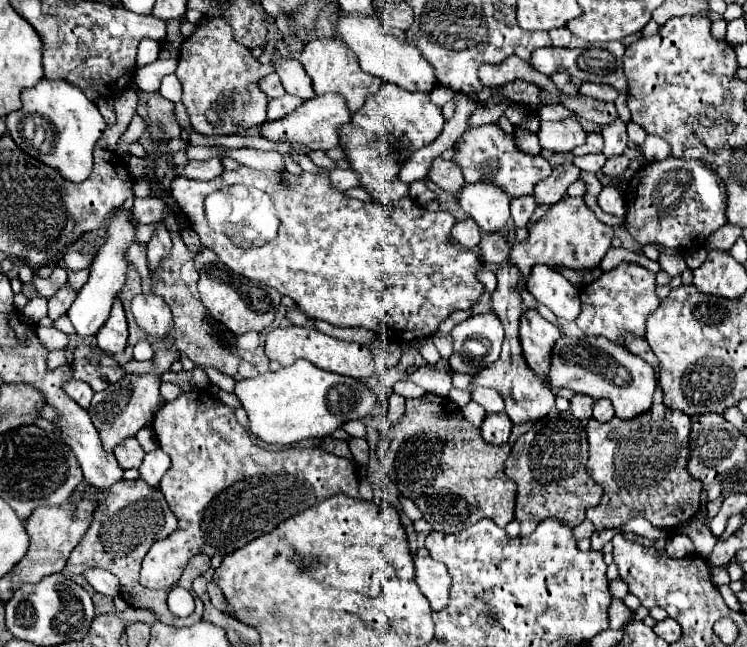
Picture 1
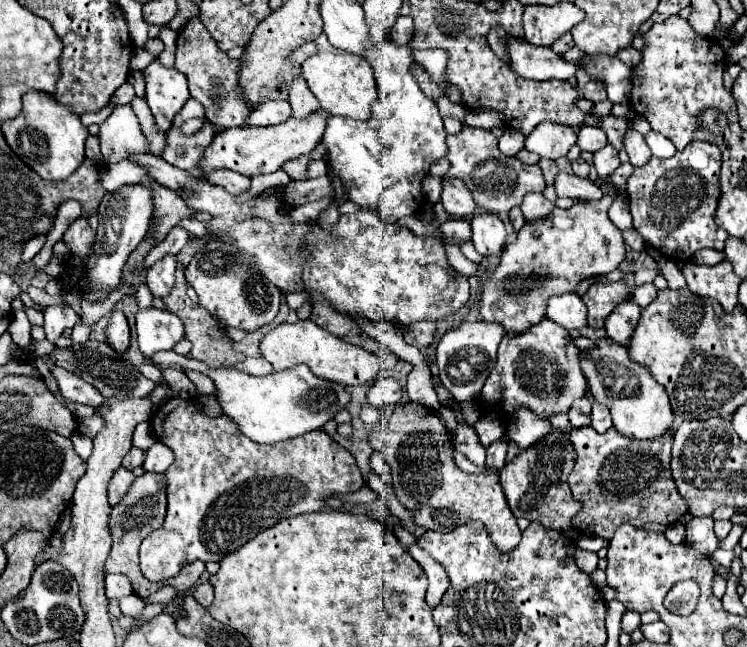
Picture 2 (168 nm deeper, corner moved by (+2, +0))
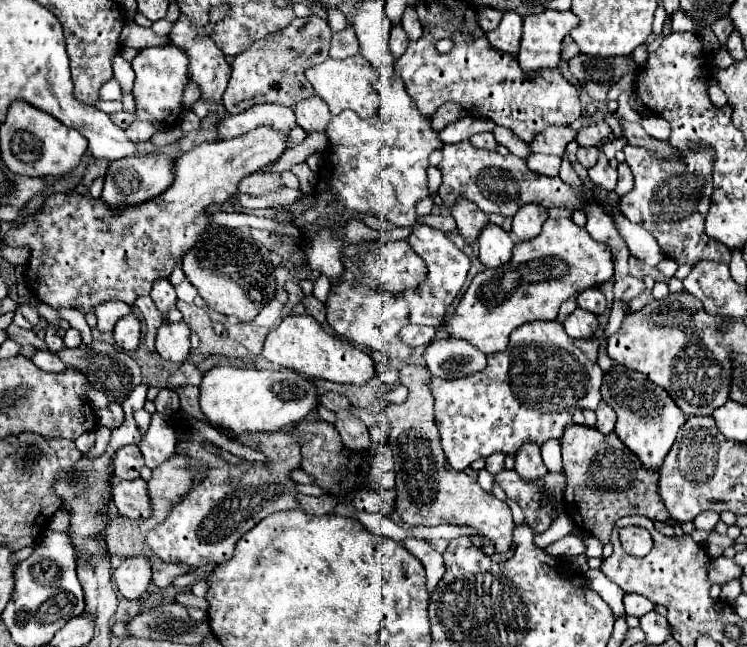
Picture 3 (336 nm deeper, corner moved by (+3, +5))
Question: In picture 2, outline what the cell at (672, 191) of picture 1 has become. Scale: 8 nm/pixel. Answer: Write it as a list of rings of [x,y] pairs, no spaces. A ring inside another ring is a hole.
[[[693,141],[683,151],[677,151],[669,159],[651,157],[643,167],[637,167],[627,181],[629,209],[633,217],[633,227],[645,239],[647,245],[659,249],[663,255],[675,261],[691,261],[699,249],[711,247],[723,251],[729,233],[723,233],[715,225],[715,205],[719,199],[719,169],[721,169],[721,151],[707,141]]]

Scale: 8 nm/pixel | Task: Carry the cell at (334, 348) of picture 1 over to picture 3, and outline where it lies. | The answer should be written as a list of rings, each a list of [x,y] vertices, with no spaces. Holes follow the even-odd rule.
[[[308,314],[286,316],[280,322],[280,326],[274,328],[266,336],[262,356],[272,364],[290,368],[308,378],[320,378],[320,380],[330,380],[330,382],[338,382],[338,384],[366,384],[376,374],[374,360],[364,350],[352,346],[346,340],[340,340],[340,338],[328,334],[320,326],[320,322],[316,322]]]

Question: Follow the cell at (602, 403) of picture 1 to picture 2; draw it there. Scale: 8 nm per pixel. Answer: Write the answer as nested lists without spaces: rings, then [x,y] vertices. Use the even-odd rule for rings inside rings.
[[[593,403],[593,411],[591,411],[591,425],[597,429],[597,433],[605,433],[611,427],[611,413],[607,407],[603,407],[601,403]]]

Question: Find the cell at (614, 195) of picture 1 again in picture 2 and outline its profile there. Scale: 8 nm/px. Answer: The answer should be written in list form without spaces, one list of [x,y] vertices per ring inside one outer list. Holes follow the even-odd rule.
[[[559,173],[555,177],[555,191],[559,193],[559,197],[571,197],[571,199],[601,199],[603,197],[601,189],[593,181],[581,179],[569,173]]]

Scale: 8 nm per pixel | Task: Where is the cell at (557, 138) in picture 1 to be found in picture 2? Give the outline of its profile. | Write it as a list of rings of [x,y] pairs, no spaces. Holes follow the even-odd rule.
[[[539,123],[525,141],[525,149],[539,157],[559,159],[575,145],[577,133],[573,127],[559,123]]]

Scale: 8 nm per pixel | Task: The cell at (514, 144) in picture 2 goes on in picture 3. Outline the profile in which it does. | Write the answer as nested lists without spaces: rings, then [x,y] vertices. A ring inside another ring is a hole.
[[[486,132],[486,134],[474,134],[474,136],[470,136],[470,142],[474,146],[486,148],[486,150],[496,150],[496,146],[498,146],[498,142],[494,140],[494,136],[490,132]]]

